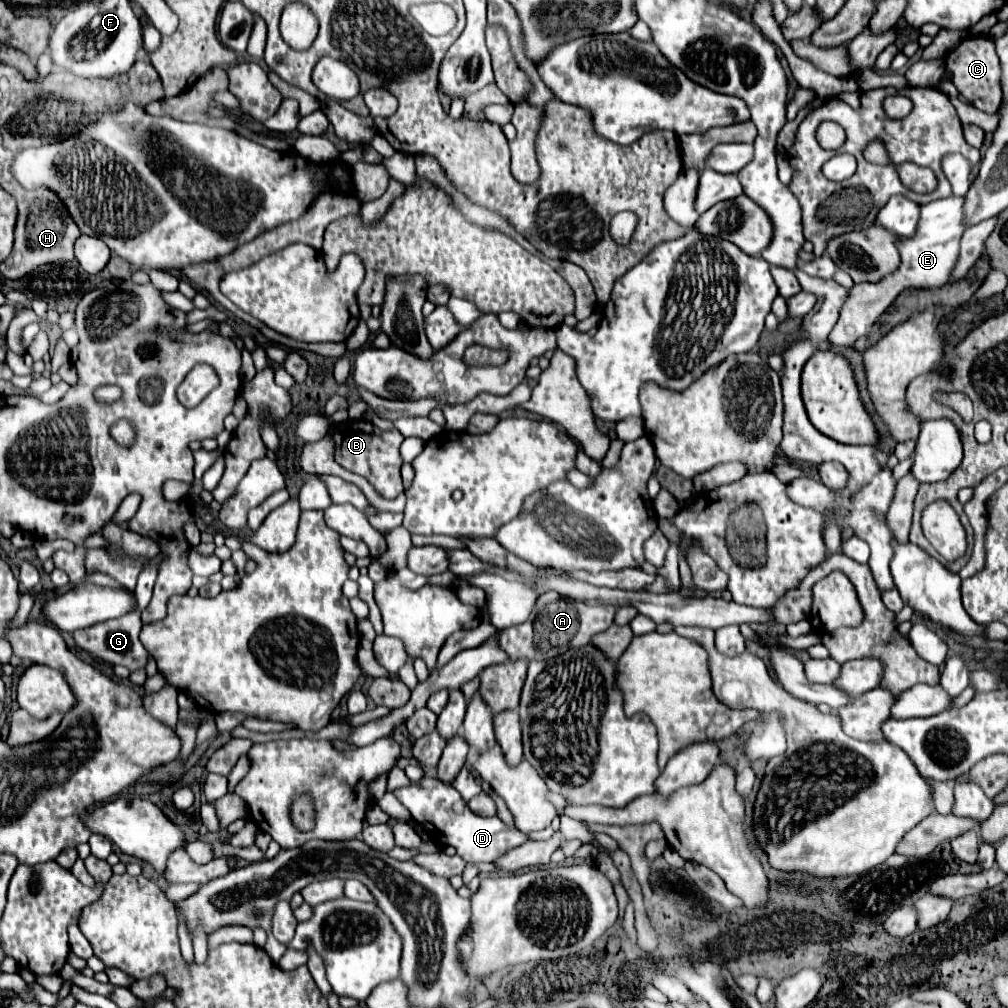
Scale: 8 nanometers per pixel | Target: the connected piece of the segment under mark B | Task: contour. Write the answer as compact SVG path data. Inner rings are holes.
M365 419L345 421L345 423L333 427L333 439L335 439L335 461L341 467L367 477L369 483L385 499L395 499L399 493L403 493L403 483L401 483L401 473L399 473L403 459L401 459L399 447L405 437L397 429L381 431Z

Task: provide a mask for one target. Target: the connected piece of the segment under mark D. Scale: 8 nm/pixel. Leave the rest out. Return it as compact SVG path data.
M423 777L421 785L409 785L395 789L393 795L411 811L411 817L429 827L429 833L433 837L439 837L441 845L453 845L457 849L457 855L465 859L467 863L479 863L479 861L495 861L509 849L527 843L529 835L519 831L517 827L505 825L499 817L479 817L475 815L463 797L453 789L451 785L441 783L437 777Z

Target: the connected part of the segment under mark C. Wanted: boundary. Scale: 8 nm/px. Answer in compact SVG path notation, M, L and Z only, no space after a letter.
M971 35L955 47L947 59L947 73L951 75L951 81L957 85L961 95L977 109L995 113L1001 105L1001 65L995 53L995 43L989 37L977 37Z

